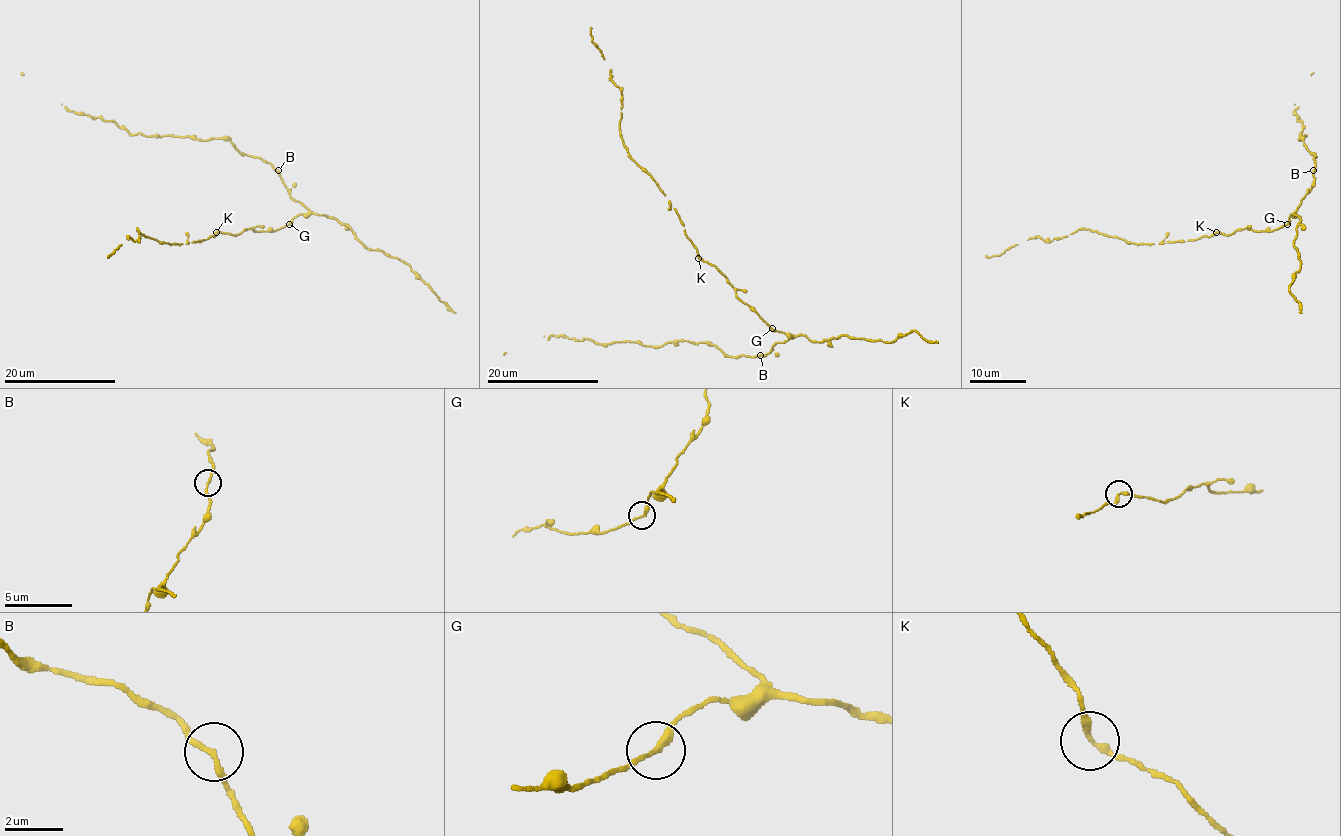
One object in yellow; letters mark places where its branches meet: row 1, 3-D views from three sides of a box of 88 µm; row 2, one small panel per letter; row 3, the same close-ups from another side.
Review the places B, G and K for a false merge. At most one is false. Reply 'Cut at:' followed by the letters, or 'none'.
Cut at: none

